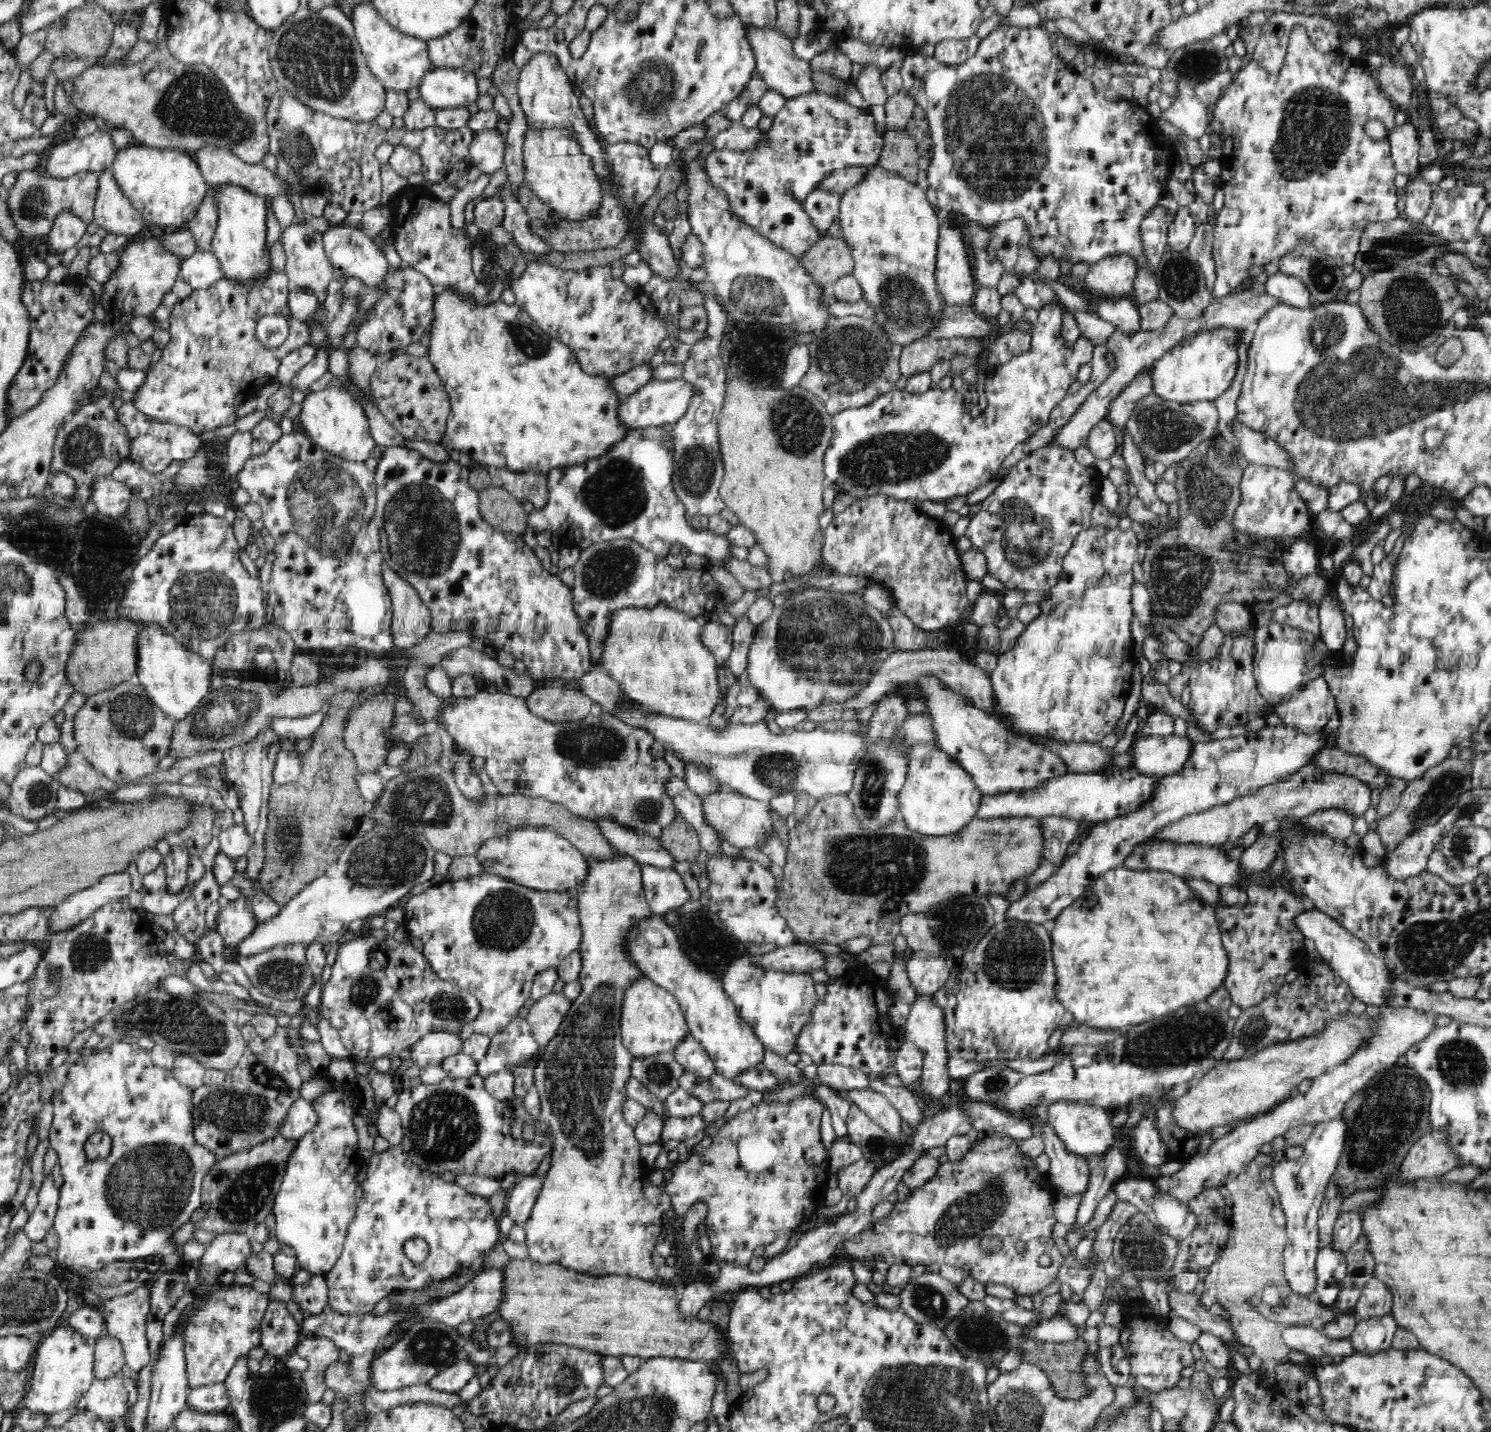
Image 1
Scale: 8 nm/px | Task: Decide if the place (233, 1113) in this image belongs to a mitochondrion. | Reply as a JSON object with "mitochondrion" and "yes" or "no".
{"mitochondrion":"yes"}

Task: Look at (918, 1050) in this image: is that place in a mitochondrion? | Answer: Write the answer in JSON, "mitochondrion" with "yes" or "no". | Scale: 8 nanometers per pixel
{"mitochondrion":"no"}

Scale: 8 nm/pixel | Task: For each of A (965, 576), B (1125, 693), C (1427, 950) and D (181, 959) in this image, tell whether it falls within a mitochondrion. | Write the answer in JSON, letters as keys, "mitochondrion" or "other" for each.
{"A":"other","B":"other","C":"mitochondrion","D":"other"}

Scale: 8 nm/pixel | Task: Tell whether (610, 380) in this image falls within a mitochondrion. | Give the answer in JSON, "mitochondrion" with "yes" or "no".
{"mitochondrion":"no"}

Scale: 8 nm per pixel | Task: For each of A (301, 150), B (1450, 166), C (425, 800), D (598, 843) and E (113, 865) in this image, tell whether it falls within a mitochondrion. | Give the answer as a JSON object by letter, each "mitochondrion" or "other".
{"A":"mitochondrion","B":"other","C":"mitochondrion","D":"other","E":"other"}

